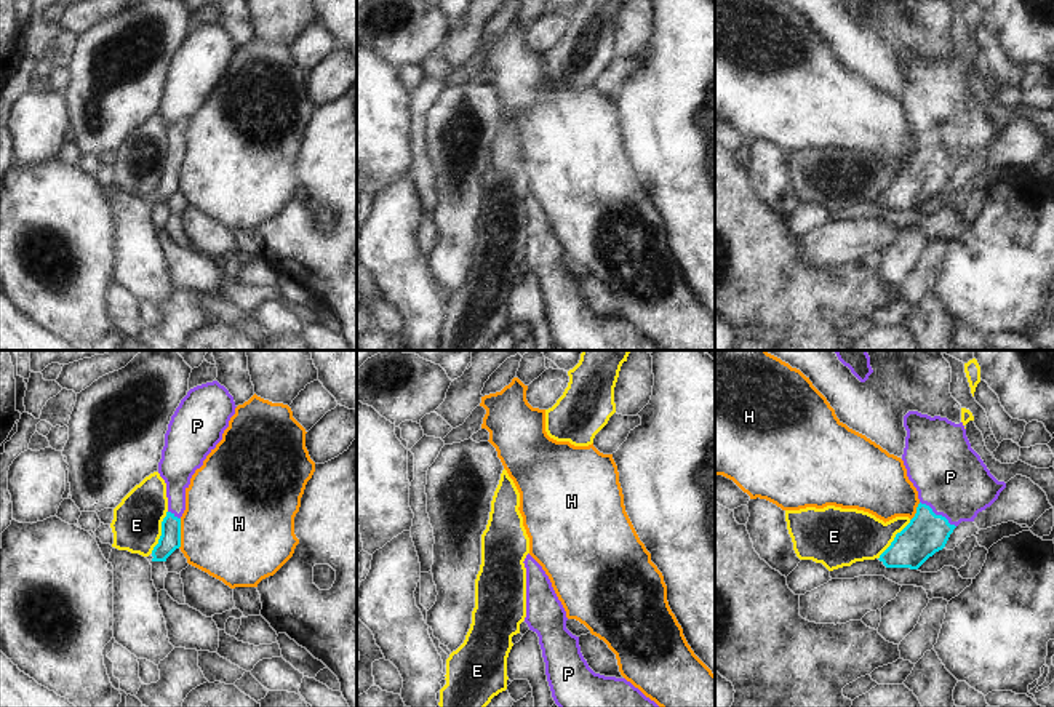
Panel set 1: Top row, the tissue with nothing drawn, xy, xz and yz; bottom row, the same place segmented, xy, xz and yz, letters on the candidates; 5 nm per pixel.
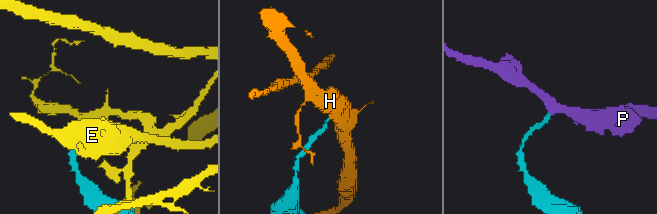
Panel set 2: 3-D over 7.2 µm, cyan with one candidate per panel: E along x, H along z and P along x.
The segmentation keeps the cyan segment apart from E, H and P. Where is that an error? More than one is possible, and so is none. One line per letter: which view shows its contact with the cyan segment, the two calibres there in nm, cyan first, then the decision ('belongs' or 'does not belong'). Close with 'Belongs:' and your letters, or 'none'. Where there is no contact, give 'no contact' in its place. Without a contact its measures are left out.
E: contact in xy; calibres 110 and 240 nm; does not belong
H: contact in xy; calibres 110 and 480 nm; does not belong
P: contact in yz; calibres 200 and 360 nm; belongs
Belongs: P

